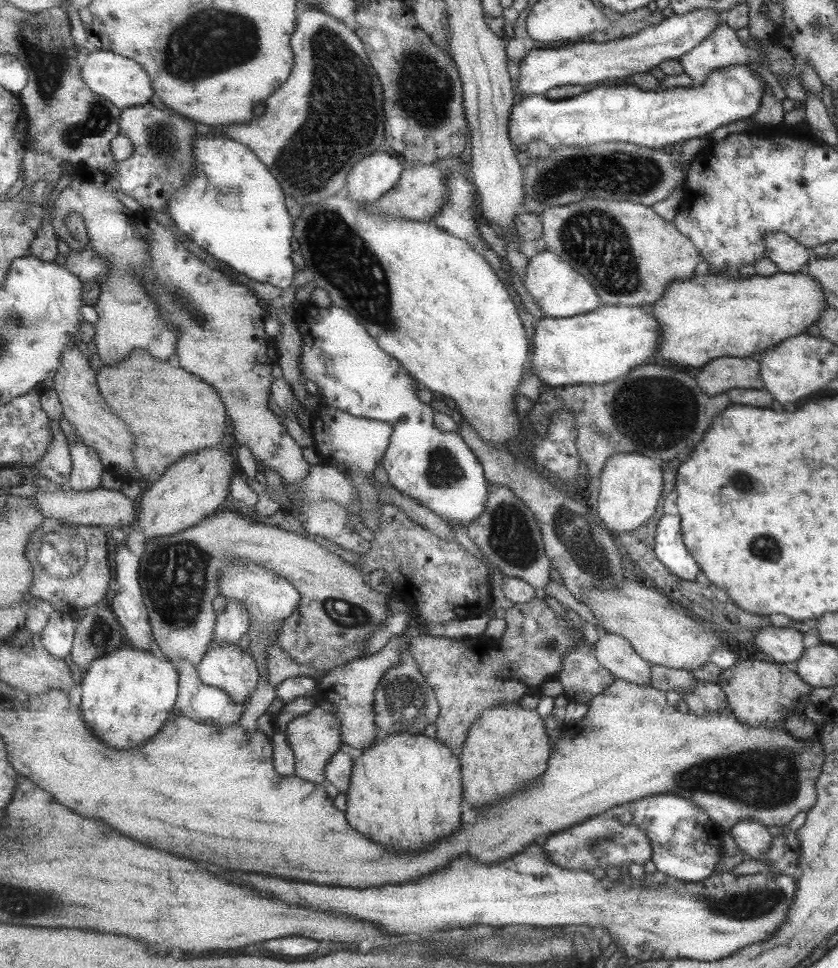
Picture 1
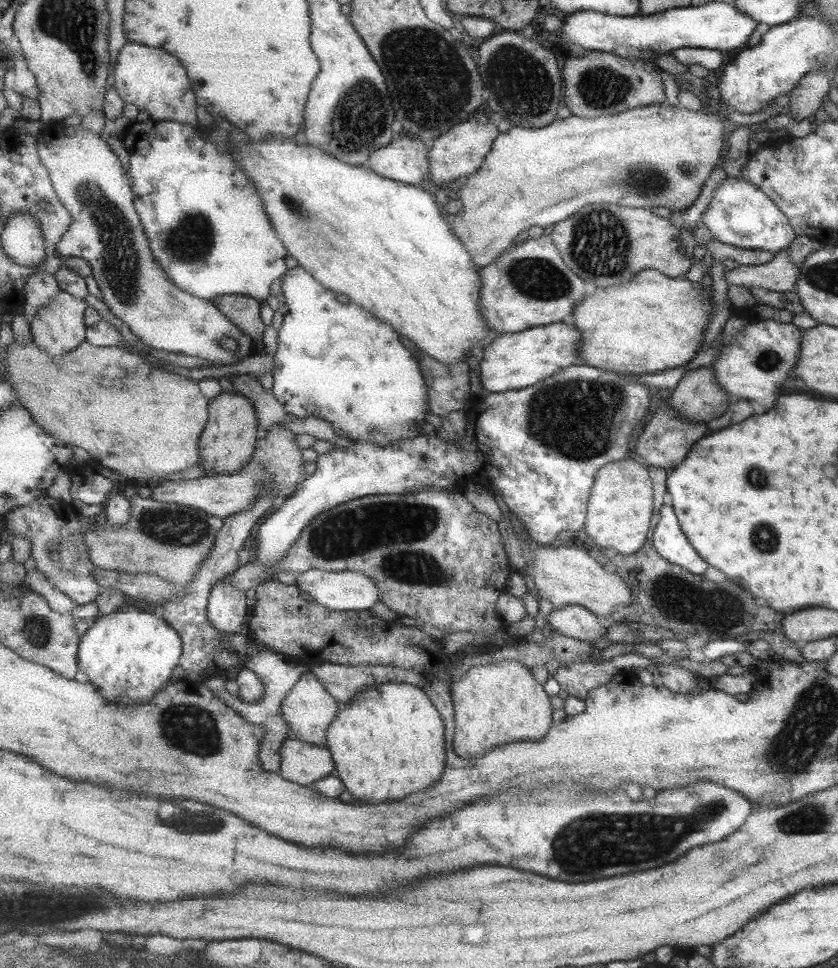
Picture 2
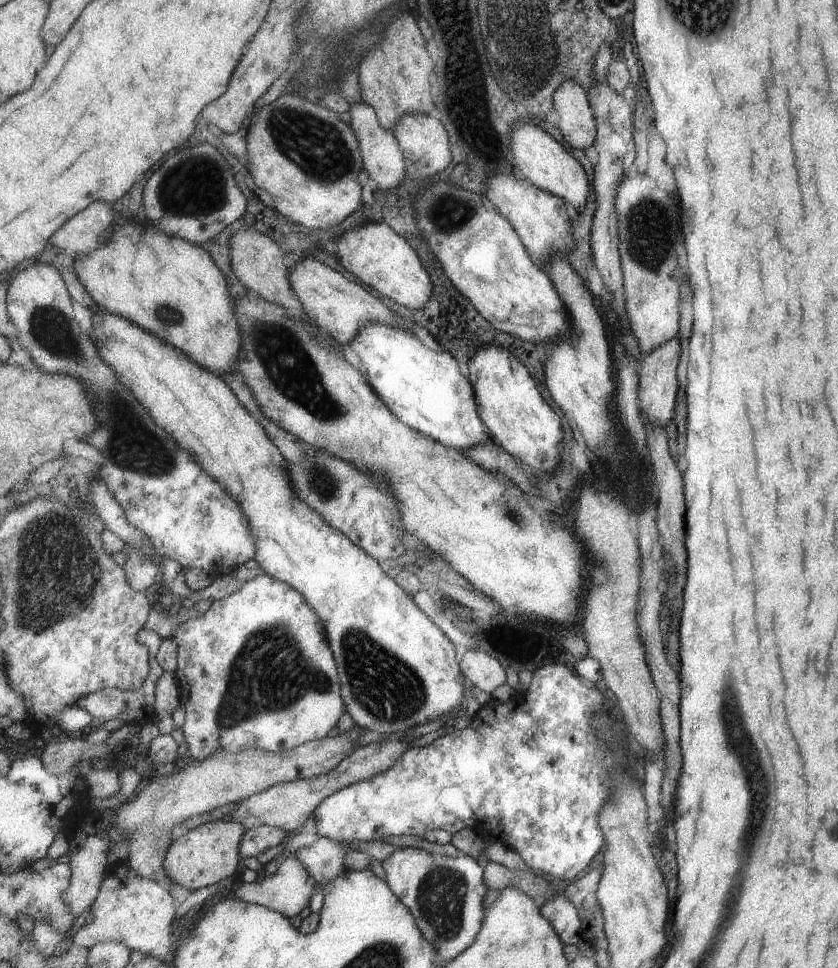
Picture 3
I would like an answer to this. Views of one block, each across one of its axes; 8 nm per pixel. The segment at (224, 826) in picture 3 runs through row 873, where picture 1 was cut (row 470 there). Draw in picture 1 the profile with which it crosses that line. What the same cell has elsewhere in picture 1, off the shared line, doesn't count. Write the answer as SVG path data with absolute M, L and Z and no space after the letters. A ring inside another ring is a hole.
M229 446L207 448L193 454L183 456L183 460L175 466L169 466L165 476L151 486L143 496L139 526L145 530L147 542L155 538L169 538L183 530L199 526L203 520L215 514L215 510L227 500L231 494L233 476L237 476L237 466L231 456Z

